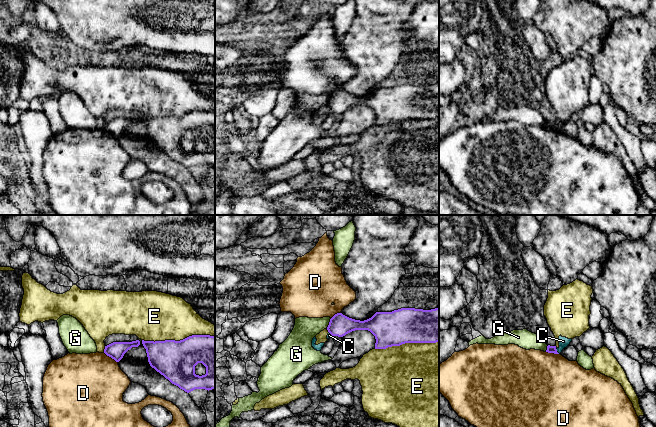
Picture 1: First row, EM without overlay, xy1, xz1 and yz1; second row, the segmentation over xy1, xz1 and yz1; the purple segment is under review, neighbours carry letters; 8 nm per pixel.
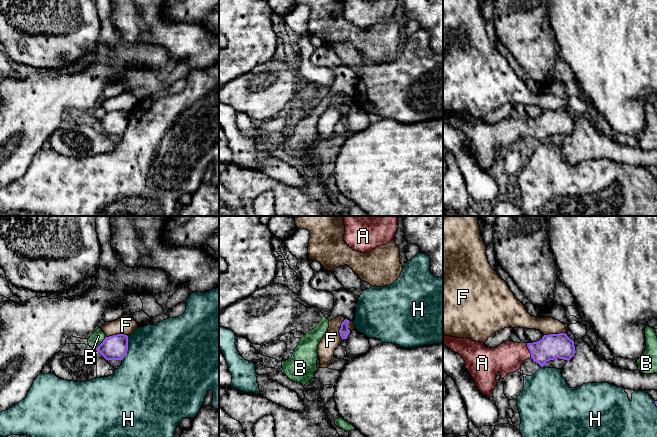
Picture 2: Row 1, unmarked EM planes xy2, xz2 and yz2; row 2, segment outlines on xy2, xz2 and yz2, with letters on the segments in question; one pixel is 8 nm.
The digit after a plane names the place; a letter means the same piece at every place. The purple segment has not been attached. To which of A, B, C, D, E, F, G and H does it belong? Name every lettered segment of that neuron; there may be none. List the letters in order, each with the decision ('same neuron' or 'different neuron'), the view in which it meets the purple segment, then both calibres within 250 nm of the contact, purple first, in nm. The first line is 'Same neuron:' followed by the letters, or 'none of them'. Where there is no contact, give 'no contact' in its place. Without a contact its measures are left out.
Same neuron: A
A: same neuron; meets purple in yz2; 200 nm thick on the purple side, 240 nm on the other
B: different neuron; meets purple in xy2; 200 nm thick on the purple side, 100 nm on the other
C: different neuron; meets purple in yz1; 60 nm thick on the purple side, 80 nm on the other
D: different neuron; meets purple in xy1; 140 nm thick on the purple side, 480 nm on the other
E: different neuron; meets purple in xy1; 320 nm thick on the purple side, 380 nm on the other
F: different neuron; meets purple in yz2; 200 nm thick on the purple side, 130 nm on the other
G: different neuron; meets purple in xz1; 170 nm thick on the purple side, 190 nm on the other
H: different neuron; meets purple in xy2; 200 nm thick on the purple side, 480 nm on the other

